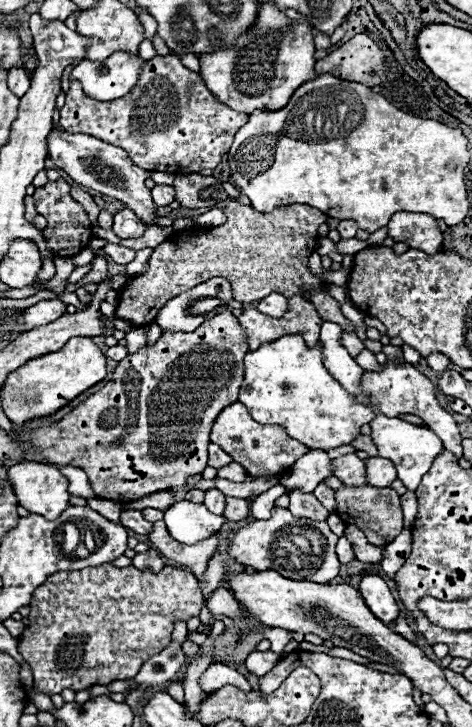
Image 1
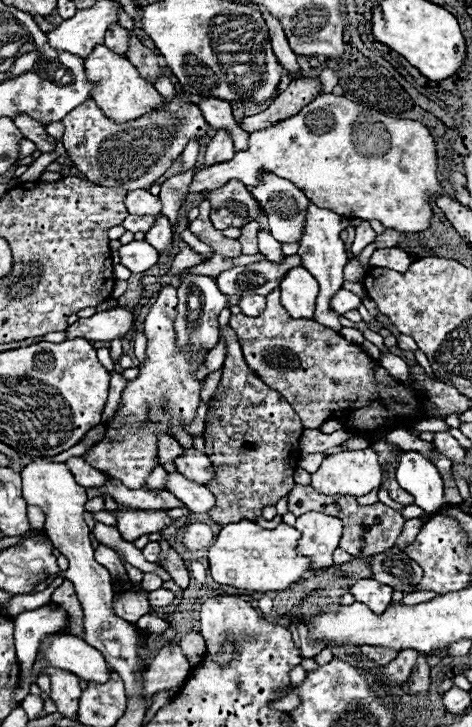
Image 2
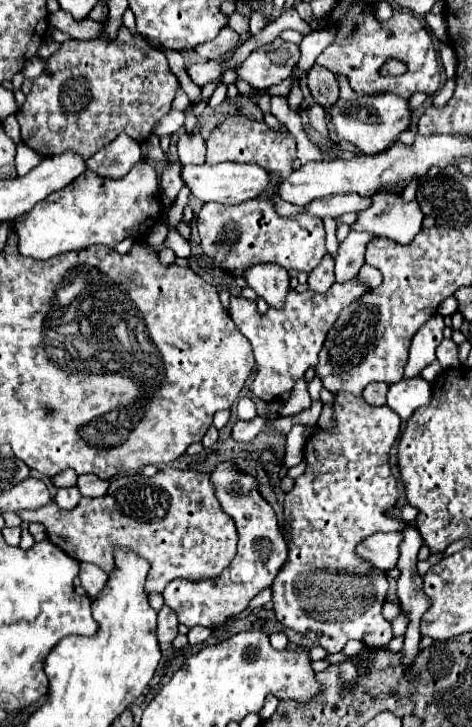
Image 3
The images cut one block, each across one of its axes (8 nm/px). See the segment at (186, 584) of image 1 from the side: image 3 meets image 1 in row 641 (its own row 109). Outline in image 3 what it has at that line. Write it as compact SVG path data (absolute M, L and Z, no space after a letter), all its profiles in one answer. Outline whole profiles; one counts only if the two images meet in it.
M120 26L114 38L98 36L92 40L64 40L58 52L46 60L44 72L32 80L32 90L16 112L22 142L42 156L58 156L72 150L82 158L96 154L120 132L126 132L142 144L152 136L156 122L170 112L170 104L178 90L180 82L170 72L164 52L154 48L146 38L140 38L140 34L132 34L126 26Z

